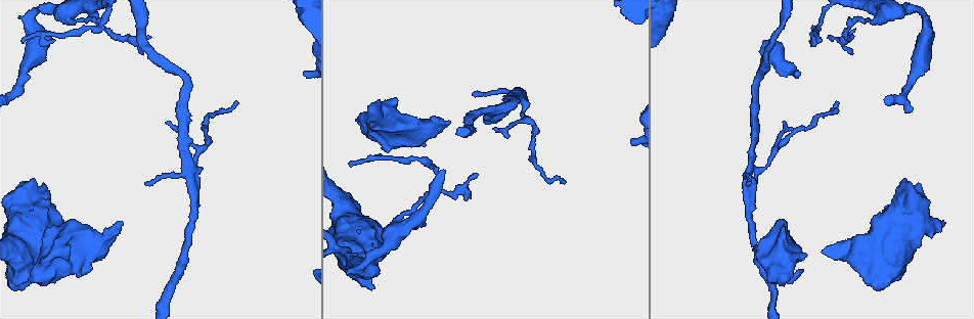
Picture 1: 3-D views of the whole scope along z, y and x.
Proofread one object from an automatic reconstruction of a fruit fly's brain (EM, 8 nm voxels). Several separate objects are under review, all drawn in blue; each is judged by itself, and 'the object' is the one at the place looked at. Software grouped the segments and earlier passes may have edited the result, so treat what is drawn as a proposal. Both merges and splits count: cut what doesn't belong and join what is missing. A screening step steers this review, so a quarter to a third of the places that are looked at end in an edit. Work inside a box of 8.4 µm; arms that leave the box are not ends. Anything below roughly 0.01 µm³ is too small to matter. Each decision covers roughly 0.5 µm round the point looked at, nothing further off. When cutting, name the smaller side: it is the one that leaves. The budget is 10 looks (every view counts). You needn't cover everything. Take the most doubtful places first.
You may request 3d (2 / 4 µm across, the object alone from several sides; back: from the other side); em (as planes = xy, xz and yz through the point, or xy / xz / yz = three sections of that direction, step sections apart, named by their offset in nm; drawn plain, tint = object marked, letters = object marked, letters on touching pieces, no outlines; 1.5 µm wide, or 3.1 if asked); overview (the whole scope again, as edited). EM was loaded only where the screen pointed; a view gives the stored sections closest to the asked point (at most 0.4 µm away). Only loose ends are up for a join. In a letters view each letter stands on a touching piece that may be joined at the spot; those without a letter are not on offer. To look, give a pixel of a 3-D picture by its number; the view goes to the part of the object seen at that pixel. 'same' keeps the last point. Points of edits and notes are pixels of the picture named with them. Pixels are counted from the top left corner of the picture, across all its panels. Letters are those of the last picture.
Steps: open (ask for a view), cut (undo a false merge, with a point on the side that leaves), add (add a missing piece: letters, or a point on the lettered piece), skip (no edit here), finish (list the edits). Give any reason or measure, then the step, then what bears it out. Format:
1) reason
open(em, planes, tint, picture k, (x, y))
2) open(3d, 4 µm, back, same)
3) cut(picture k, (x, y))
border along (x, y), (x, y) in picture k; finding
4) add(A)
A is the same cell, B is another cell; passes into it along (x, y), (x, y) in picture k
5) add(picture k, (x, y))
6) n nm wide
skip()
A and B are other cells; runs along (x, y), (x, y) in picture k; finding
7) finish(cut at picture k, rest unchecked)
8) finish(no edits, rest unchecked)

thick end
open(em, planes, letters, picture 1, (123, 223))

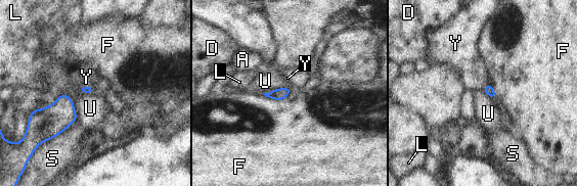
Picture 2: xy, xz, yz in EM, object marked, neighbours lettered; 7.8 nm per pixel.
add(Y)
Y is the same cell, A, D, F, L, S and U are other cells; passes into it along (83, 89), (86, 87), (86, 77) in picture 2; the neuron continues

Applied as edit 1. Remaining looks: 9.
stops while still wide
open(em, planes, plain, picture 1, (374, 288))

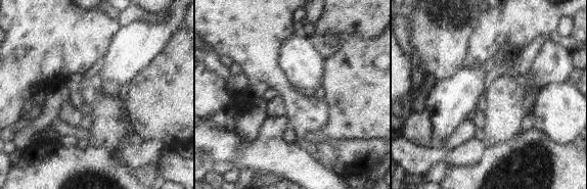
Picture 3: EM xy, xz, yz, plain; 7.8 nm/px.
what lies round it
open(em, planes, letters, same)

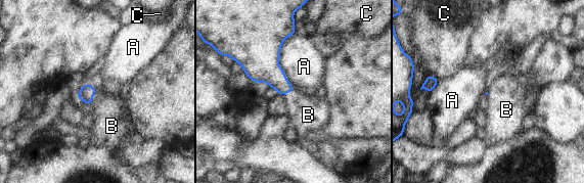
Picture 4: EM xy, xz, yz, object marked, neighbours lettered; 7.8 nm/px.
A touches over 440 nm
add(B)
B is the same cell, A and C are other cells; passes into it along (87, 91), (93, 95), (110, 122) in picture 4; it goes on there

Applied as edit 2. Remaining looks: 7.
open(overview)

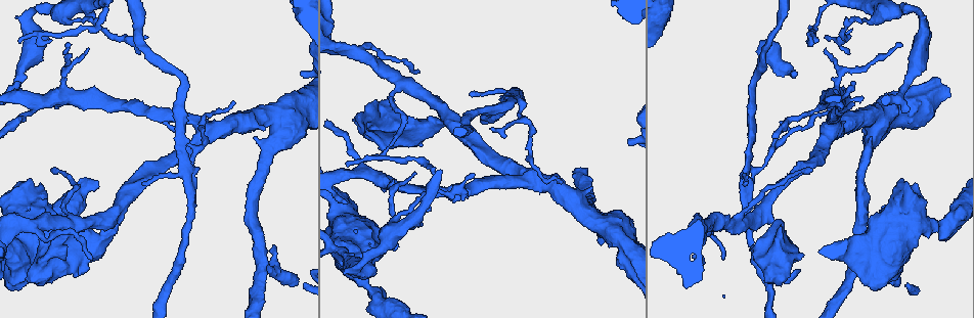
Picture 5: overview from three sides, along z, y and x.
branch stops here
open(3d, 2 µm, picture 5, (295, 285))

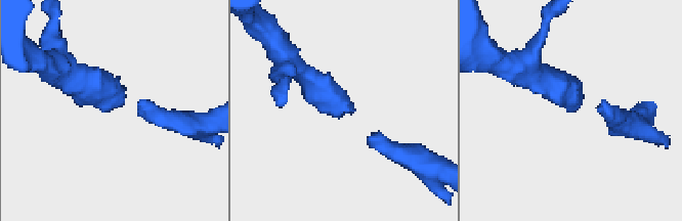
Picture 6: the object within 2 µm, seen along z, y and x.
need the tissue
open(em, xz, step 8, tint, picture 6, (123, 100))

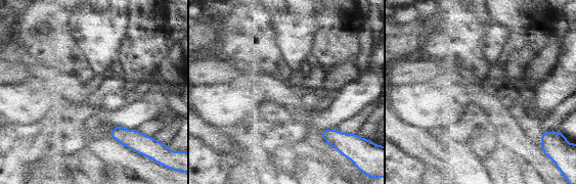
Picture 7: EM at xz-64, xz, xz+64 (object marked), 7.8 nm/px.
cut it another way
open(em, planes, letters, same)

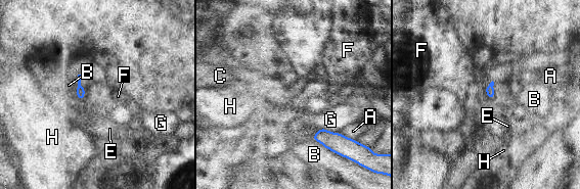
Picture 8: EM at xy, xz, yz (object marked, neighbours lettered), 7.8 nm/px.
skip()
A, B, C, E, F, G and H are other cells; none of them fits

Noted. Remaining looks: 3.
branch stops here
open(3d, 2 µm, picture 5, (490, 128))

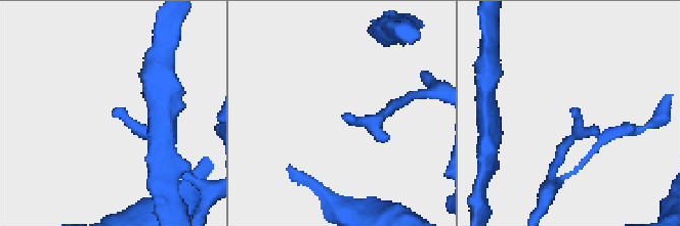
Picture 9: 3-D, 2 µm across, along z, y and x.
need the tissue
open(em, planes, letters, picture 9, (573, 111))

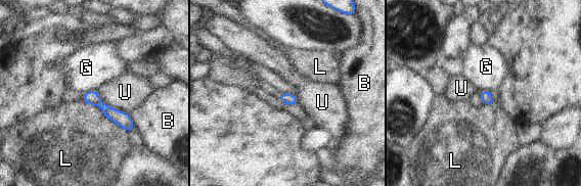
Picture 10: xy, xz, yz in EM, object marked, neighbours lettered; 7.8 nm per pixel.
80 nm wide
skip()
B, G, L and U are other cells; runs along (85, 97), (92, 97), (130, 126) in picture 10; none of them fits

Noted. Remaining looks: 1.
finish(add at picture 2, add at picture 4, rest unchecked)

